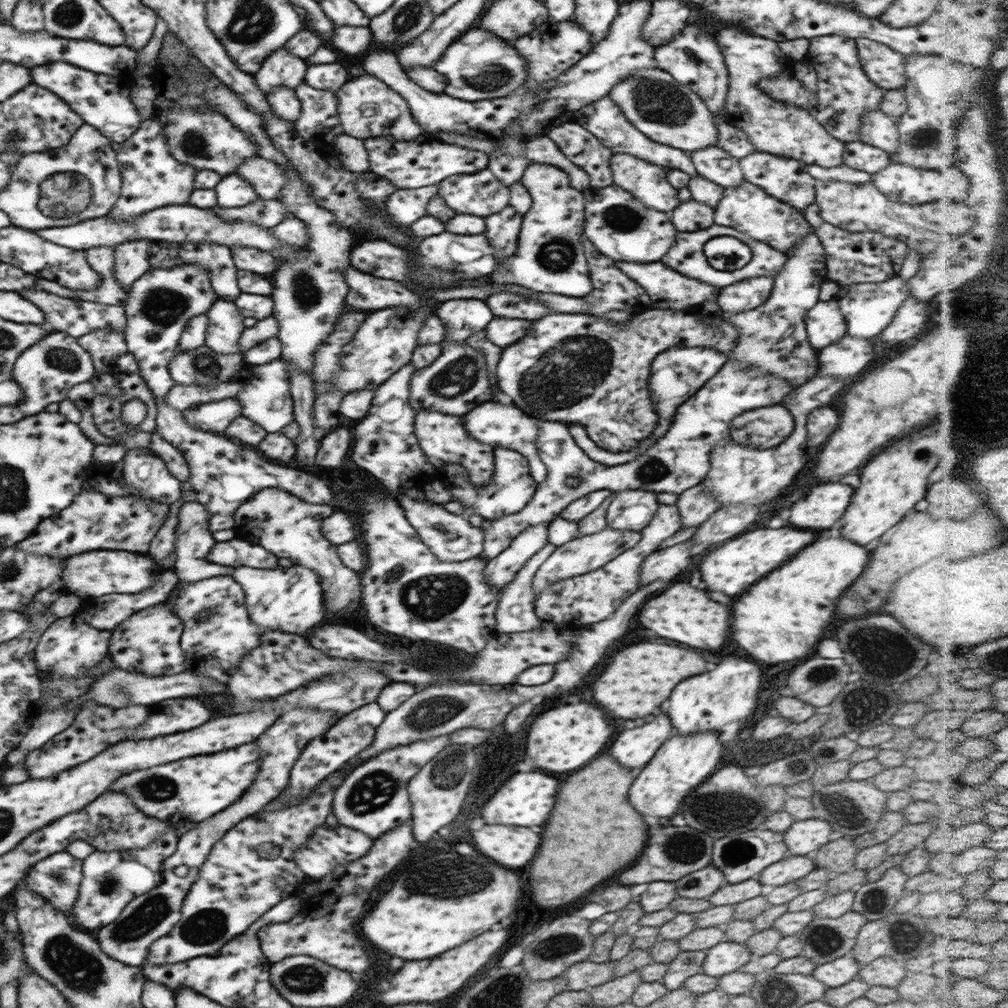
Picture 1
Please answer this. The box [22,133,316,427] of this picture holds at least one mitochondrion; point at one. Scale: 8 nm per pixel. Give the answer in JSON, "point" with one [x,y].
{"point":[63,195]}

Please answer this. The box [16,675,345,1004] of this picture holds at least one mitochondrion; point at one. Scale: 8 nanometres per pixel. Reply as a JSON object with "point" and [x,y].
{"point":[83,971]}

